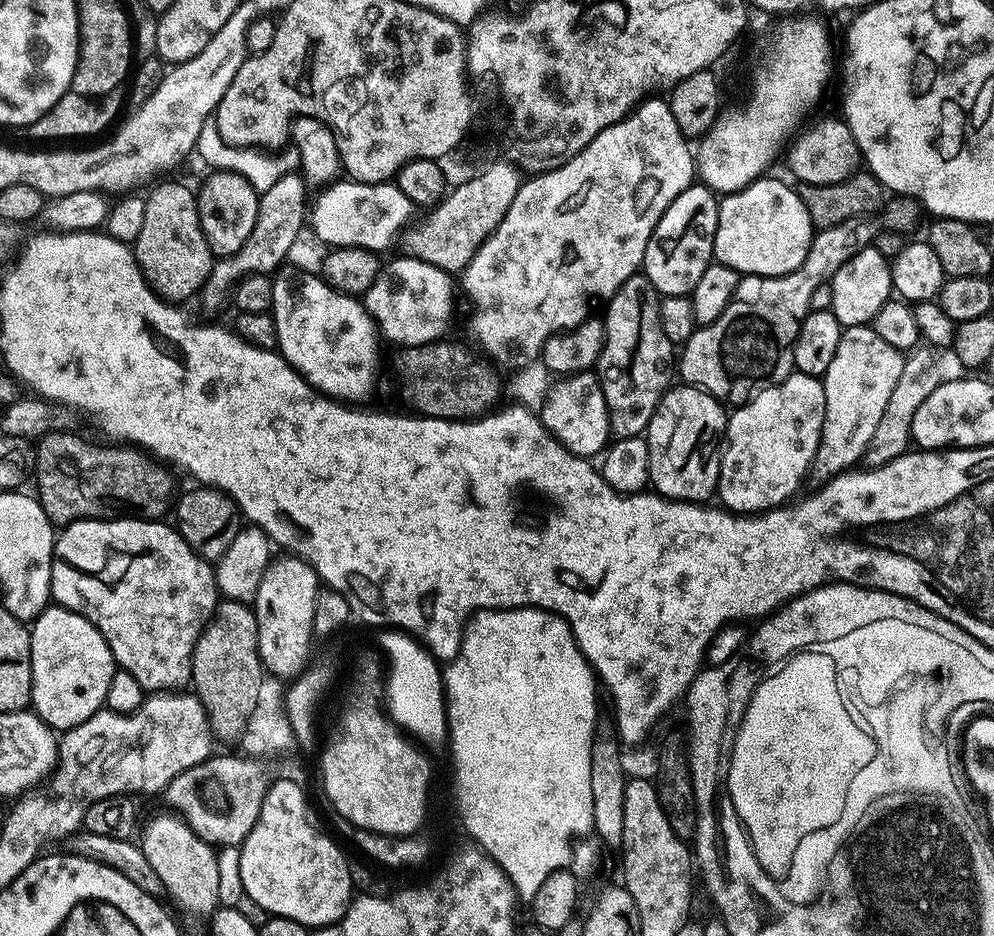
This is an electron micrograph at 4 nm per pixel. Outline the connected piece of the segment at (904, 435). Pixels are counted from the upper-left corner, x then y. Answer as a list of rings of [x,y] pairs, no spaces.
[[[927,342],[917,345],[906,357],[902,368],[901,377],[890,394],[886,408],[882,412],[881,421],[875,426],[874,436],[870,446],[865,452],[865,461],[871,466],[884,465],[907,451],[911,441],[911,431],[914,412],[946,381],[961,380],[965,377],[966,369],[956,355],[945,352],[945,349]]]

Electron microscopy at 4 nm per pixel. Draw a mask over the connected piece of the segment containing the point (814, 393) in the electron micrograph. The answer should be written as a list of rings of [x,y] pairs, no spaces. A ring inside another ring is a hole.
[[[793,371],[781,384],[770,386],[758,393],[753,400],[739,405],[728,417],[726,443],[720,457],[720,477],[716,483],[718,500],[719,496],[721,500],[719,503],[727,511],[737,514],[759,514],[791,501],[801,491],[800,483],[803,482],[804,475],[809,475],[812,461],[816,458],[825,410],[823,383],[815,376],[807,376],[798,371]]]

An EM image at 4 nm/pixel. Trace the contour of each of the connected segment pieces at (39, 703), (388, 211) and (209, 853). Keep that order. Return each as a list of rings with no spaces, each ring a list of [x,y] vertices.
[[[49,606],[31,621],[32,702],[37,716],[53,730],[77,728],[105,707],[110,678],[117,670],[110,646],[100,631],[82,614]]]
[[[355,178],[337,179],[327,185],[320,197],[313,199],[310,204],[310,232],[317,236],[322,243],[332,248],[365,248],[377,254],[384,251],[400,236],[400,231],[412,220],[414,206],[406,194],[396,187],[395,183],[385,182],[383,184],[359,184]]]
[[[179,815],[173,816],[156,816],[148,825],[143,825],[142,835],[138,840],[140,849],[146,854],[146,862],[150,862],[150,866],[154,866],[154,870],[158,873],[158,878],[162,878],[162,886],[165,893],[174,903],[185,908],[188,912],[194,912],[198,916],[207,917],[209,914],[221,907],[218,898],[218,862],[216,861],[217,849],[206,843],[194,829],[188,825],[188,821]]]

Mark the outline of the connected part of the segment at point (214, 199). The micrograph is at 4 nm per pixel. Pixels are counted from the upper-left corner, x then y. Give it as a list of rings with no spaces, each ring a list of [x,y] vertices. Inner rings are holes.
[[[216,170],[211,175],[212,177],[198,188],[196,205],[200,225],[213,257],[233,256],[235,252],[242,250],[246,238],[250,238],[250,230],[254,230],[254,218],[258,218],[260,198],[254,186],[250,186],[250,182],[246,182],[246,178],[238,174]]]

